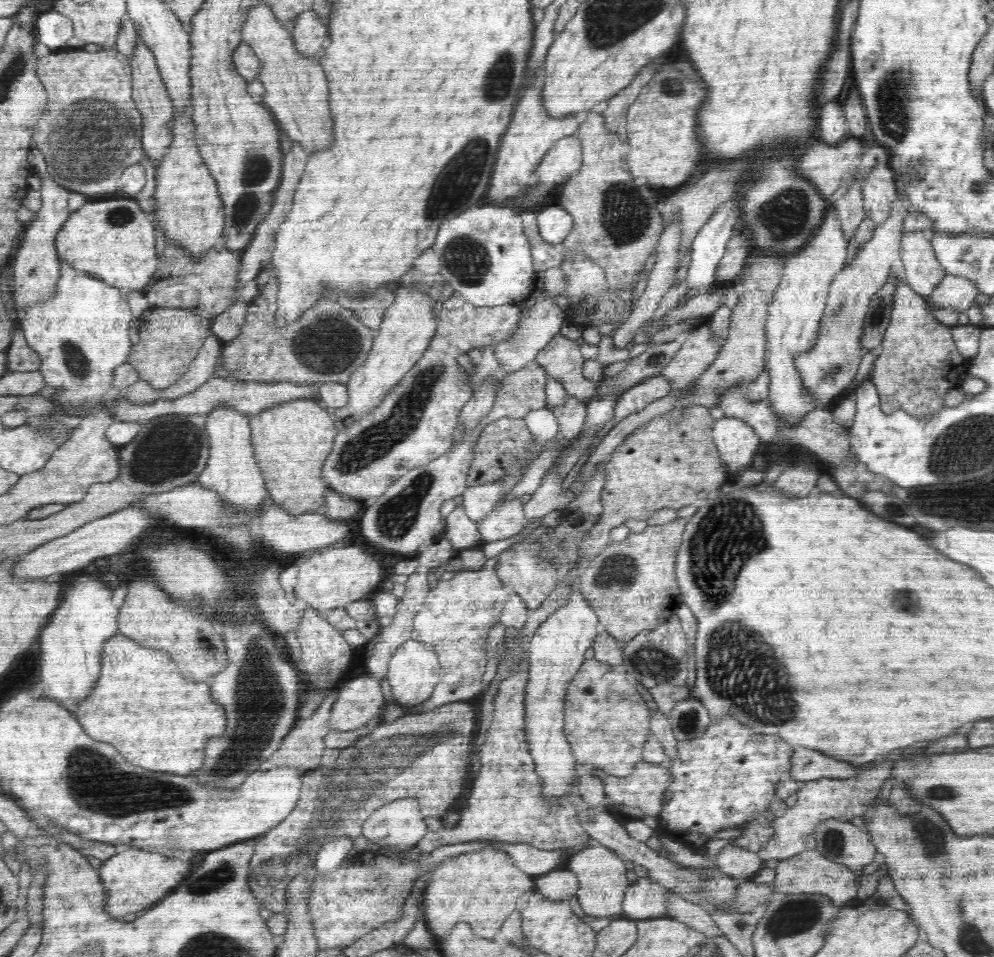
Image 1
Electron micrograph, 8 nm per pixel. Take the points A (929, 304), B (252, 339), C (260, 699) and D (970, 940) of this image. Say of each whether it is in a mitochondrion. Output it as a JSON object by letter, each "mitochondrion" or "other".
{"A":"other","B":"other","C":"mitochondrion","D":"mitochondrion"}

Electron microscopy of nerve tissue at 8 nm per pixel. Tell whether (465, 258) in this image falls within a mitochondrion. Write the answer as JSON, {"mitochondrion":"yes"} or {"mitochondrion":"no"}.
{"mitochondrion":"yes"}

